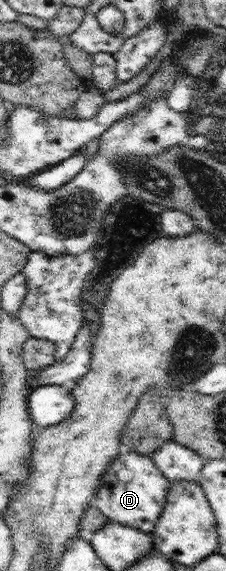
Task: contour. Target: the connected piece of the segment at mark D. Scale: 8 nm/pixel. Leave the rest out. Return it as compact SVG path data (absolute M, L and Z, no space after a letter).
M122 448L103 475L92 504L108 519L151 535L163 512L170 485L170 480L155 466L152 457Z

